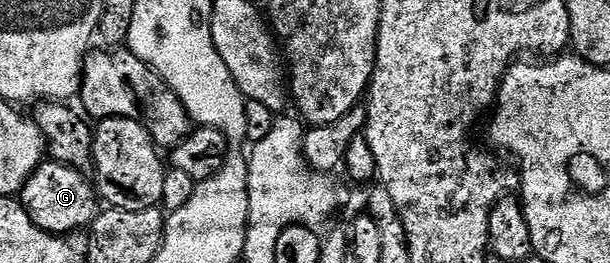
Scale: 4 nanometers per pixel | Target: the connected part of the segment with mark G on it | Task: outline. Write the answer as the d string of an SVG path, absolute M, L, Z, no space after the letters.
M44 159L35 168L33 175L29 175L21 190L21 204L29 219L37 223L37 227L41 227L46 233L56 235L71 235L67 233L75 233L78 229L86 230L101 212L101 198L92 178L82 169L75 169L72 165L66 165L54 159Z

